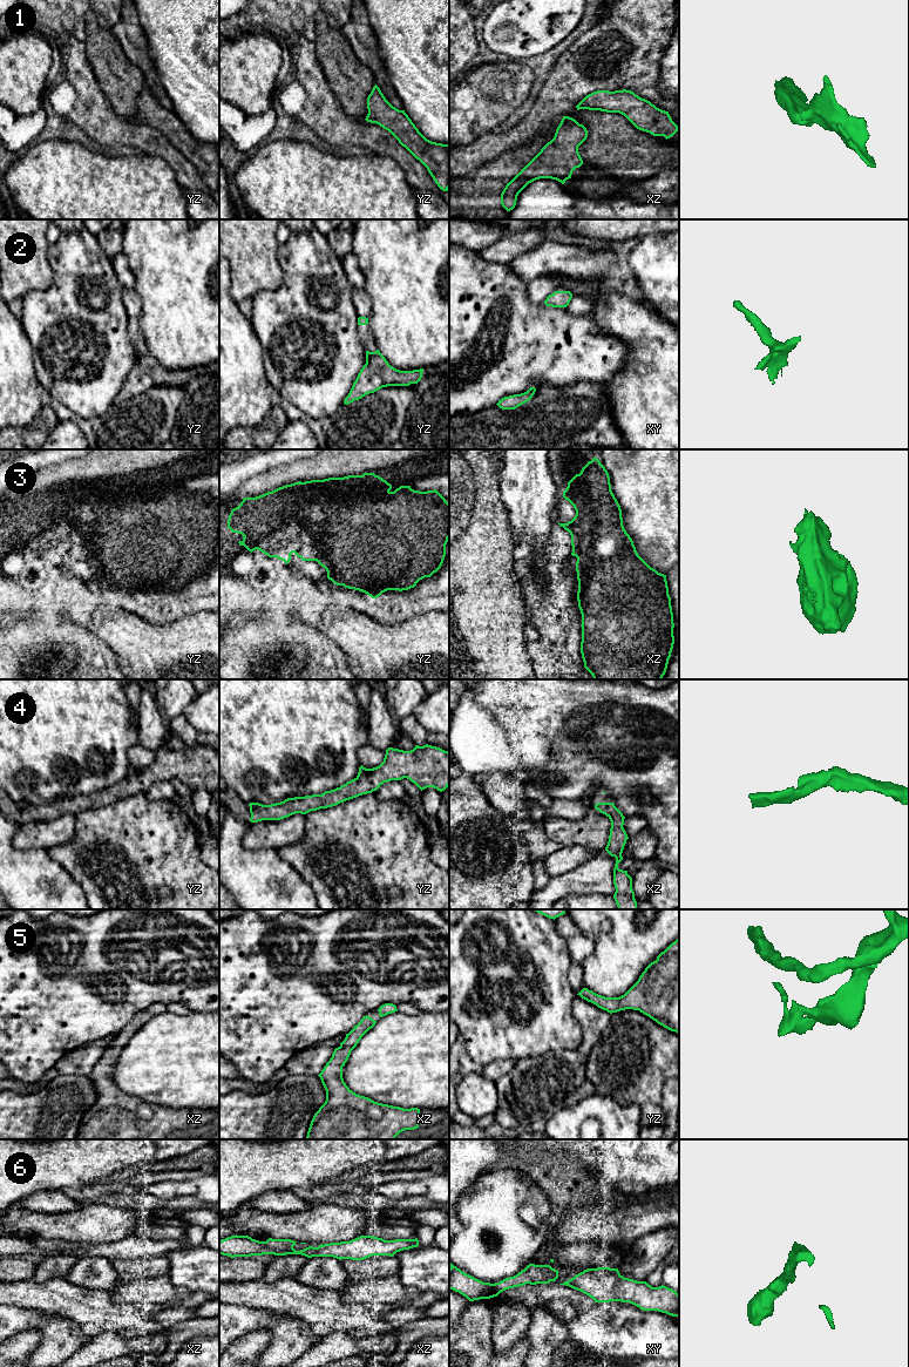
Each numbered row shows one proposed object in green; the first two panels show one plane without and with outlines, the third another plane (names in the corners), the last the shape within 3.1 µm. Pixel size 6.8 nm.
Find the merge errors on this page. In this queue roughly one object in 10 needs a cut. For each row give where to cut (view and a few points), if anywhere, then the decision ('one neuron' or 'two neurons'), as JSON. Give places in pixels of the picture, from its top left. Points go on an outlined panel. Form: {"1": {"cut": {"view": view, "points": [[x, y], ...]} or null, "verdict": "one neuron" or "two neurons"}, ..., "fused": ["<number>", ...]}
{"1": {"cut": null, "verdict": "one neuron"}, "2": {"cut": null, "verdict": "one neuron"}, "3": {"cut": null, "verdict": "one neuron"}, "4": {"cut": null, "verdict": "one neuron"}, "5": {"cut": null, "verdict": "one neuron"}, "6": {"cut": null, "verdict": "one neuron"}, "fused": []}

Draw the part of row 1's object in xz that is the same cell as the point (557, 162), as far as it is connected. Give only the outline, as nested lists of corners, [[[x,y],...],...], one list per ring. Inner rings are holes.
[[[563,116],[554,138],[509,182],[501,194],[501,204],[510,211],[518,194],[531,182],[551,178],[565,183],[572,171],[583,164],[578,147],[586,140],[588,130],[575,119]]]

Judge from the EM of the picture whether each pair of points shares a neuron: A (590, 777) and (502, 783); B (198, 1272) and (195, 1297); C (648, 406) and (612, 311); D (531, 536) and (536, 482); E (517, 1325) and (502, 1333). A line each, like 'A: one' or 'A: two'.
A: two
B: two
C: one
D: one
E: one

